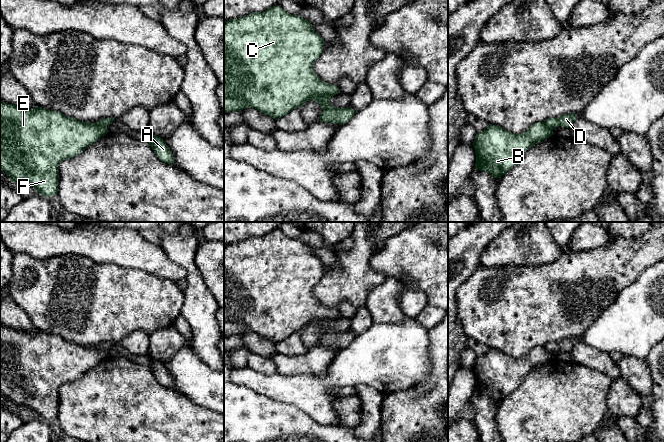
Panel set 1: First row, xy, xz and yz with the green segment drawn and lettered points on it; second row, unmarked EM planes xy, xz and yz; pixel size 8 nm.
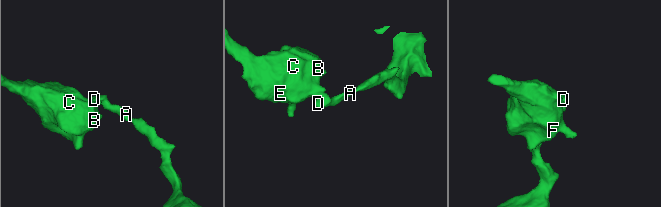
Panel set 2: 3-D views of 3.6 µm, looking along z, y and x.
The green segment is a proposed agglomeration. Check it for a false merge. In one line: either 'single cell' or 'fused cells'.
fused cells

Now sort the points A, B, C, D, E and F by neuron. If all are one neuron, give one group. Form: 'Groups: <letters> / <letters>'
Groups: A D / B C E F

